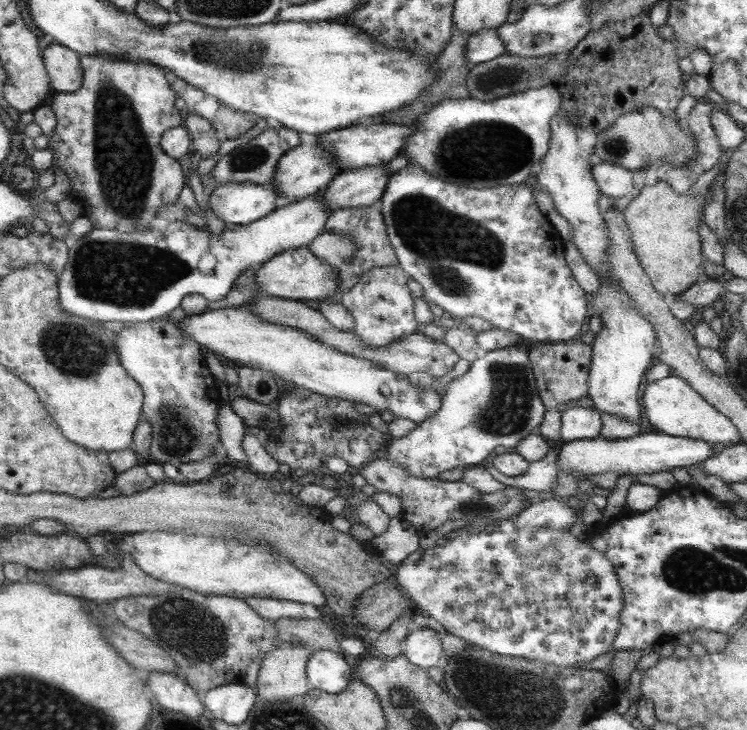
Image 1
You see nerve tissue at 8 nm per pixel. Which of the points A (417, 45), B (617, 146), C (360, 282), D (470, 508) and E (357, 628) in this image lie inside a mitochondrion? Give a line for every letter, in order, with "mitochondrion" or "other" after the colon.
A: other
B: mitochondrion
C: other
D: mitochondrion
E: other

